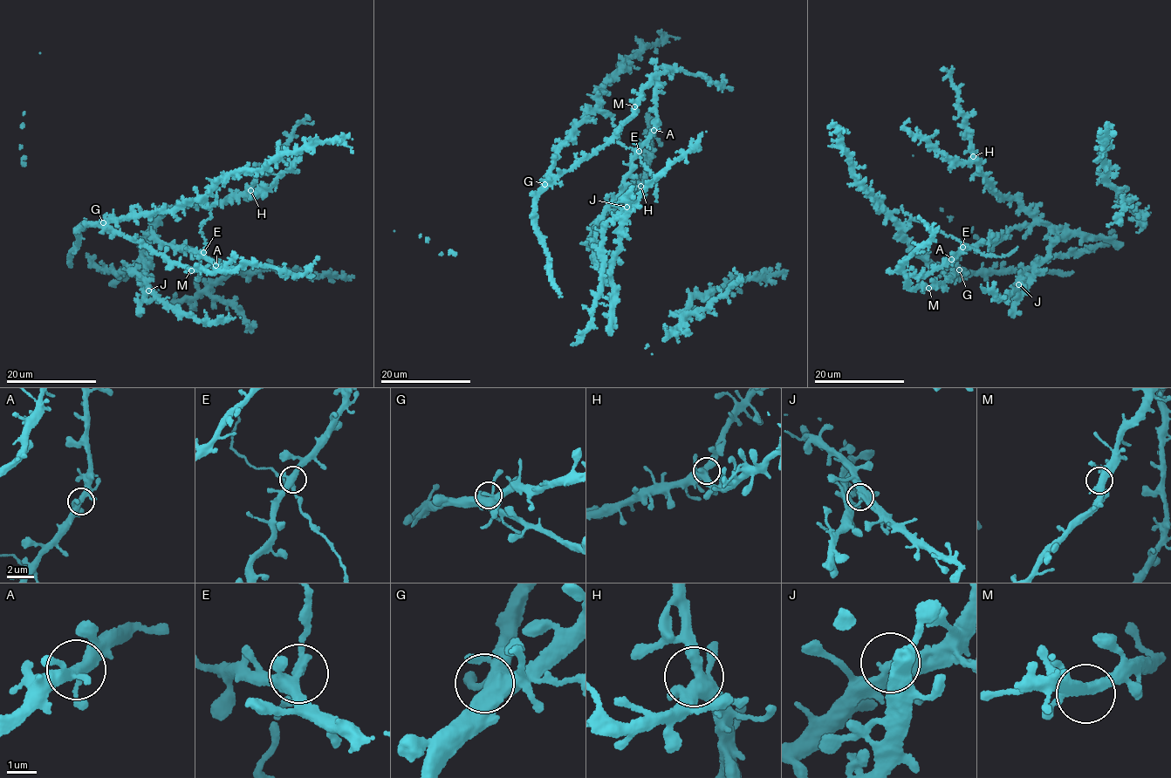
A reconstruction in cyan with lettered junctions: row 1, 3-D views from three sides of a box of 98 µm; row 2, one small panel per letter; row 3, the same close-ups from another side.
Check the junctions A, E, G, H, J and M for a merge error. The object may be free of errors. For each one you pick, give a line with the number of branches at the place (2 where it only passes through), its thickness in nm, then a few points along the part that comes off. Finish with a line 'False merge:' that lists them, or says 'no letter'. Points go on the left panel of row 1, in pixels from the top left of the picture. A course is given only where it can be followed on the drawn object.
E: Branches: 5. Thickness 400 nm. Course of the part to remove: (203, 252), (206, 242), (201, 226), (211, 218), (210, 208), (214, 206), (219, 187)
False merge: E

